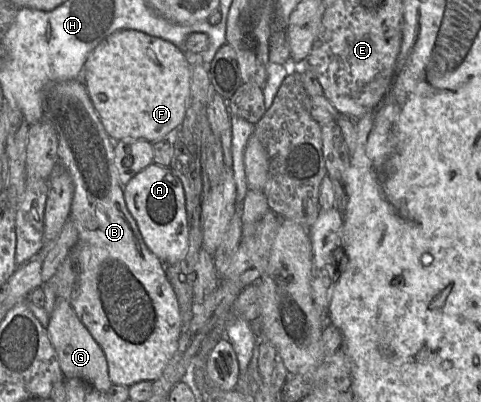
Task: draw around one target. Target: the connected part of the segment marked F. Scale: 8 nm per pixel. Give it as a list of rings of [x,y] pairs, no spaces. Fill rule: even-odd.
[[[122,30],[105,38],[87,57],[81,79],[107,134],[114,140],[135,138],[151,143],[173,134],[181,127],[190,93],[192,66],[173,43],[136,30]]]

